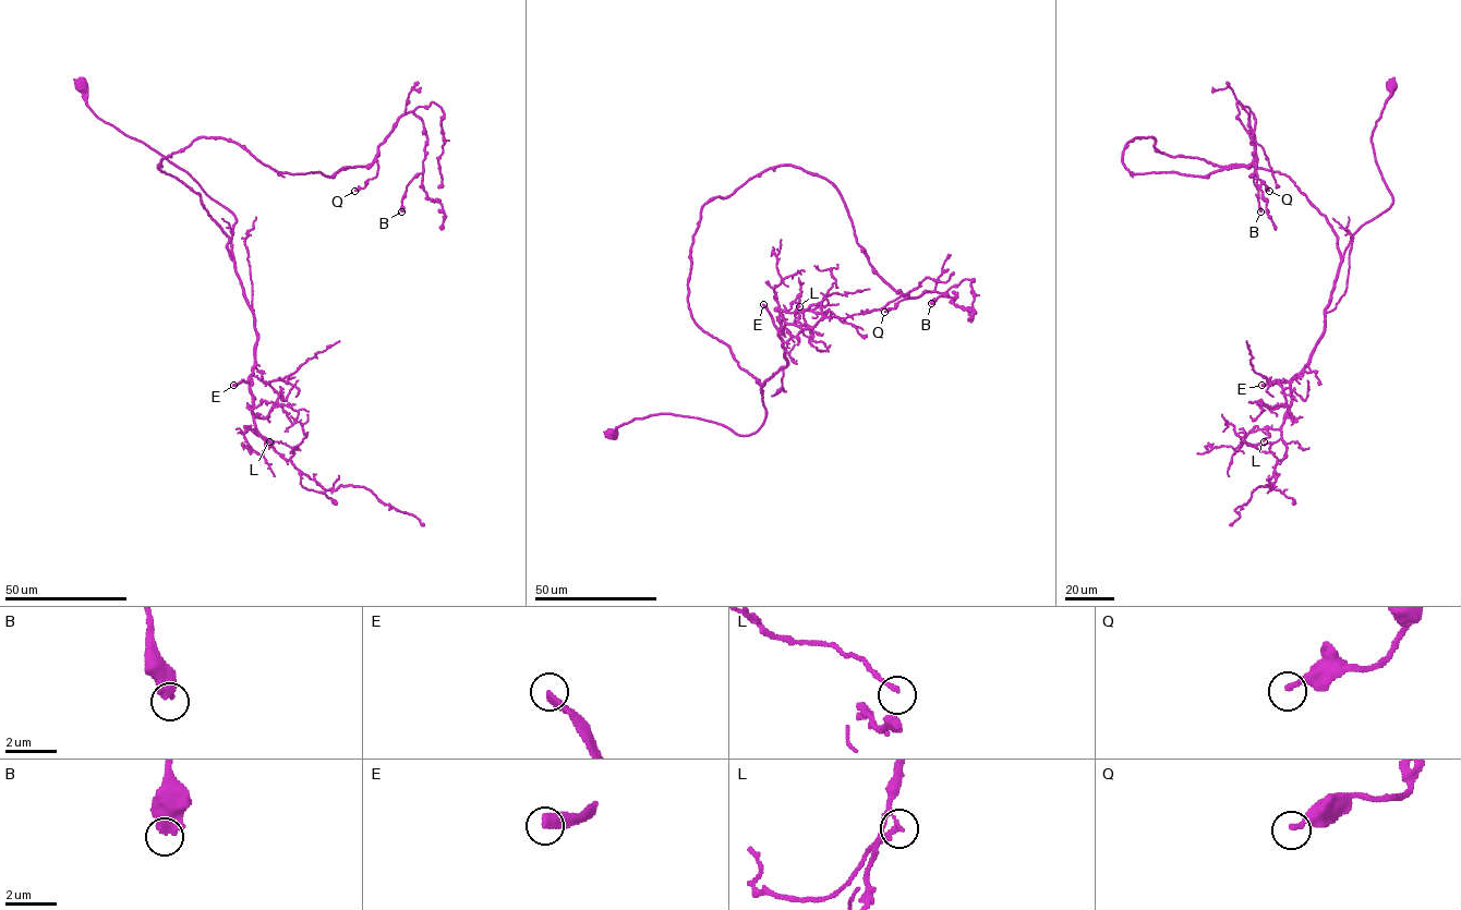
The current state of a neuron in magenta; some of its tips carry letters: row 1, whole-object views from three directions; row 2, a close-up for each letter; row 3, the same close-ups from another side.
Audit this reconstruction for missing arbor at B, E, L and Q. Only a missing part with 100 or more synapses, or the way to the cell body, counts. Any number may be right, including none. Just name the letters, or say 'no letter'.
E

